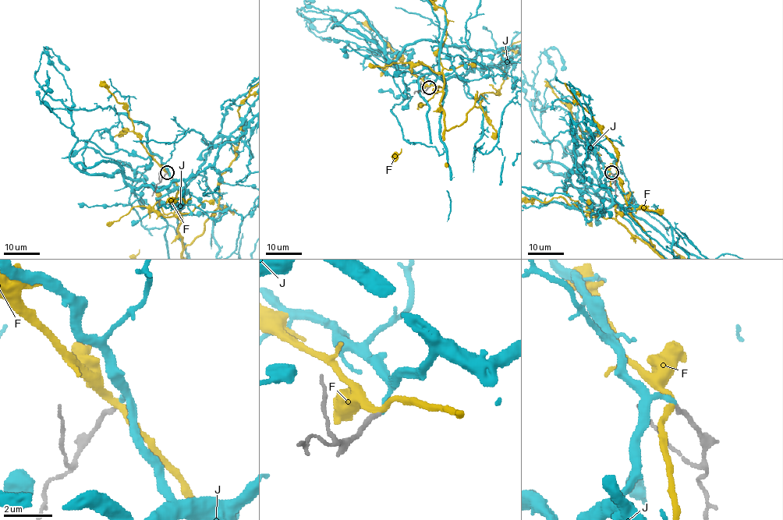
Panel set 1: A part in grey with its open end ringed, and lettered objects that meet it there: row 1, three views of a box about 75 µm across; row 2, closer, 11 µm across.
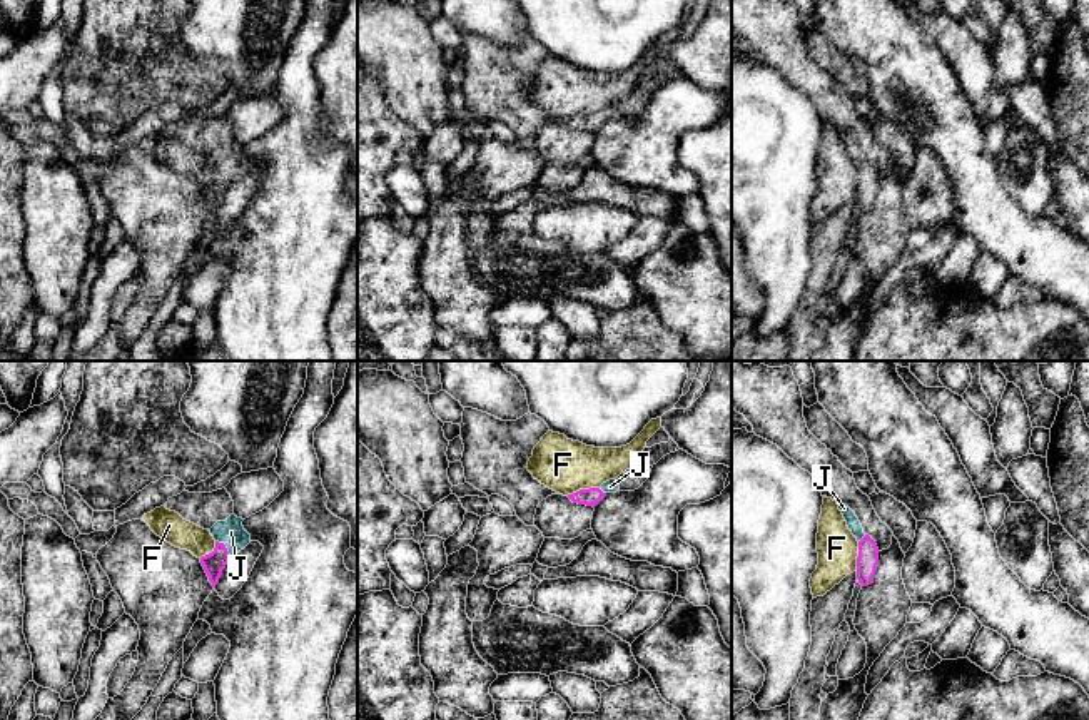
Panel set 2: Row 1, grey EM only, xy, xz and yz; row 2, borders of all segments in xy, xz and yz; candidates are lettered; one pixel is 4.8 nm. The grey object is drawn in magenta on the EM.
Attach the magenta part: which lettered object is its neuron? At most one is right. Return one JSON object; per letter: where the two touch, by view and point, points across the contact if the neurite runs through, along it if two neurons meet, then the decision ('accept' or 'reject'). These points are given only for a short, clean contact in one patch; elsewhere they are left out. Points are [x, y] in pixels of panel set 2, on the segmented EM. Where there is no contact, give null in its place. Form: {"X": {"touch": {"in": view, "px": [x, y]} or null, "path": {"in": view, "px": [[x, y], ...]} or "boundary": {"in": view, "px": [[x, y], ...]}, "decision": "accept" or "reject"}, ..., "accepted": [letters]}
{"F": {"touch": {"in": "xz", "px": [582, 490]}, "boundary": {"in": "xz", "px": [[598, 486], [567, 495]]}, "decision": "reject"}, "J": {"touch": {"in": "xy", "px": [224, 547]}, "path": {"in": "xy", "px": [[214, 563], [224, 547], [231, 538], [231, 532]]}, "decision": "accept"}, "accepted": ["J"]}

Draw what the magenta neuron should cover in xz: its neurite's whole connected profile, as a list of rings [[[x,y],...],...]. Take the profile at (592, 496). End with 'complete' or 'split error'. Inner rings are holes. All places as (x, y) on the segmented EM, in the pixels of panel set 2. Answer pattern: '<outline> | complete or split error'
[[[610,479],[603,483],[600,488],[580,489],[573,494],[568,494],[568,498],[573,503],[595,508],[608,493],[616,493],[616,491],[620,491],[616,479]]] | split error

